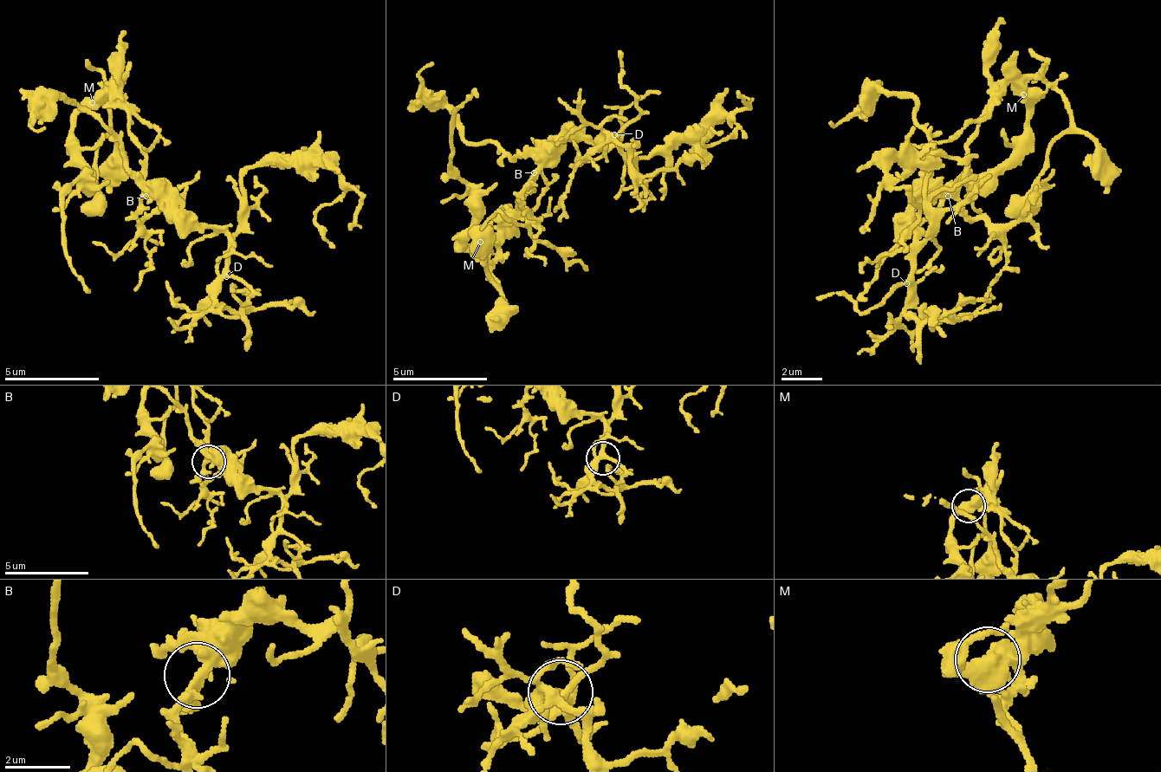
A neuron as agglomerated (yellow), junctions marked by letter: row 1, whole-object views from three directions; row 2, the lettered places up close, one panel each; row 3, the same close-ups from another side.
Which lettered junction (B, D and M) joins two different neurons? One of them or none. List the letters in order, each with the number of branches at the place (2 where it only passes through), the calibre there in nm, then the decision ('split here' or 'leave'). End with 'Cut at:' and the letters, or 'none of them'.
B: 3 | 280 nm | leave
D: 4 | 300 nm | leave
M: 3 | 500 nm | split here
Cut at: M

